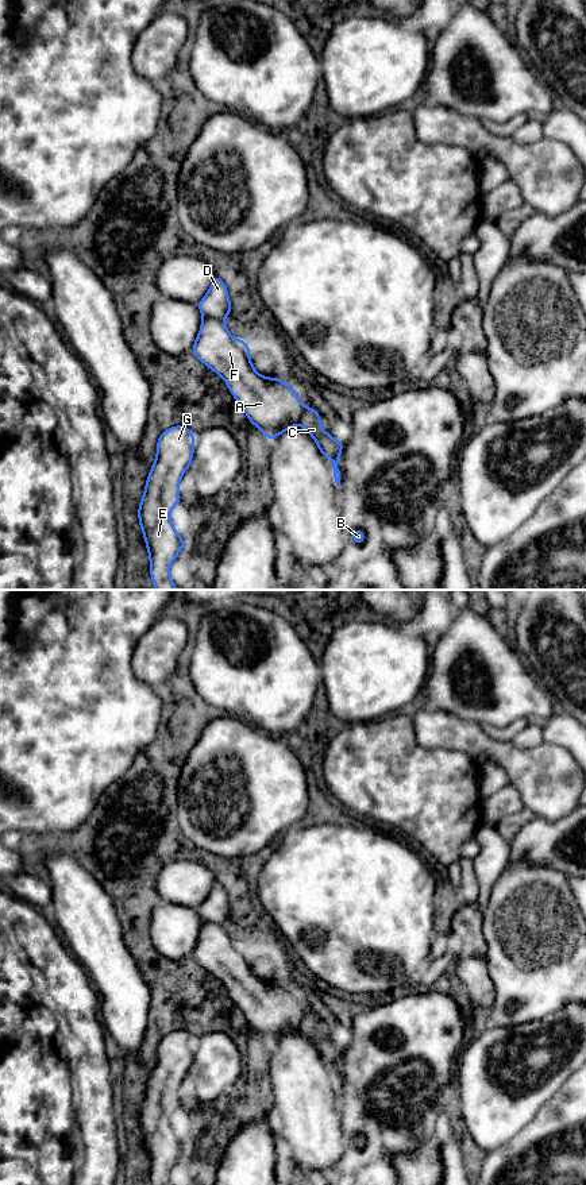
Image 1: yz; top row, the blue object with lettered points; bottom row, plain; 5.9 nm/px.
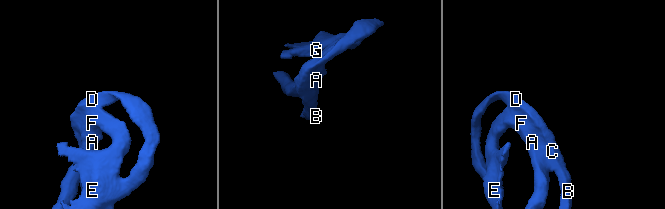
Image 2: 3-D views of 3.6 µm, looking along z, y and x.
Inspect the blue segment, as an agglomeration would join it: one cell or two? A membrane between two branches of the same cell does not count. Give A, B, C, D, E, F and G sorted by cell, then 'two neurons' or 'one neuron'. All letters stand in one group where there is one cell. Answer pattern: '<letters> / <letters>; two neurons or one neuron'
A B C D E F G; one neuron

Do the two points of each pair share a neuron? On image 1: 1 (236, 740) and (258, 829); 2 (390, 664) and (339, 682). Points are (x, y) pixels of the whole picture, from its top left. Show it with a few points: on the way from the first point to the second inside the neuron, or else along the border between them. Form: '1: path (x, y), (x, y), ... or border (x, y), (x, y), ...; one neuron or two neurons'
1: path (243, 761), (250, 778), (254, 807); one neuron
2: path (378, 668), (371, 670), (359, 682), (351, 682); one neuron

